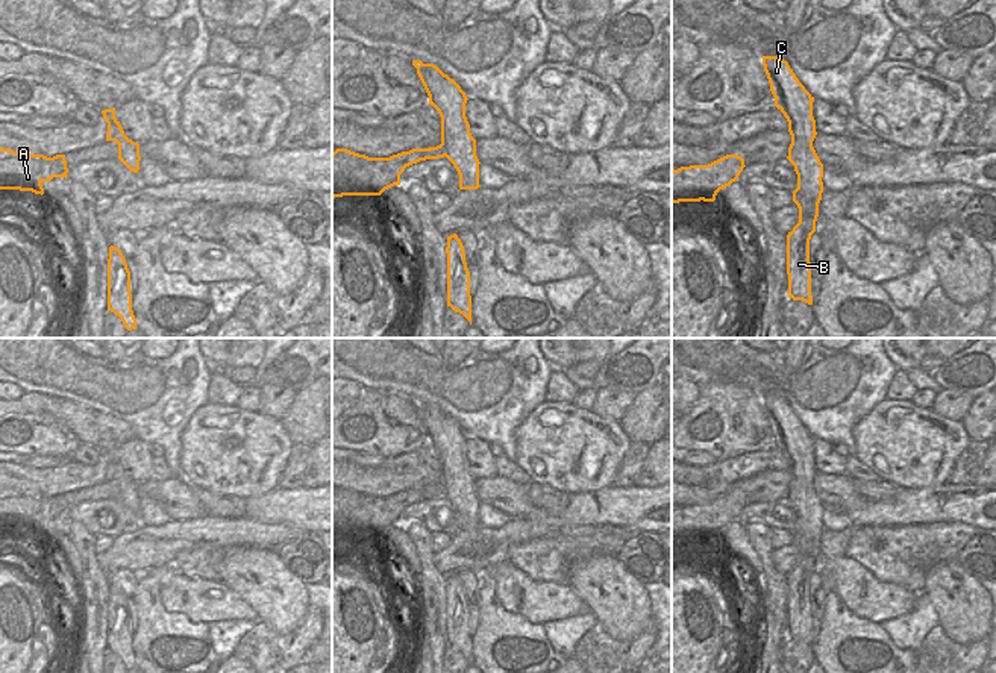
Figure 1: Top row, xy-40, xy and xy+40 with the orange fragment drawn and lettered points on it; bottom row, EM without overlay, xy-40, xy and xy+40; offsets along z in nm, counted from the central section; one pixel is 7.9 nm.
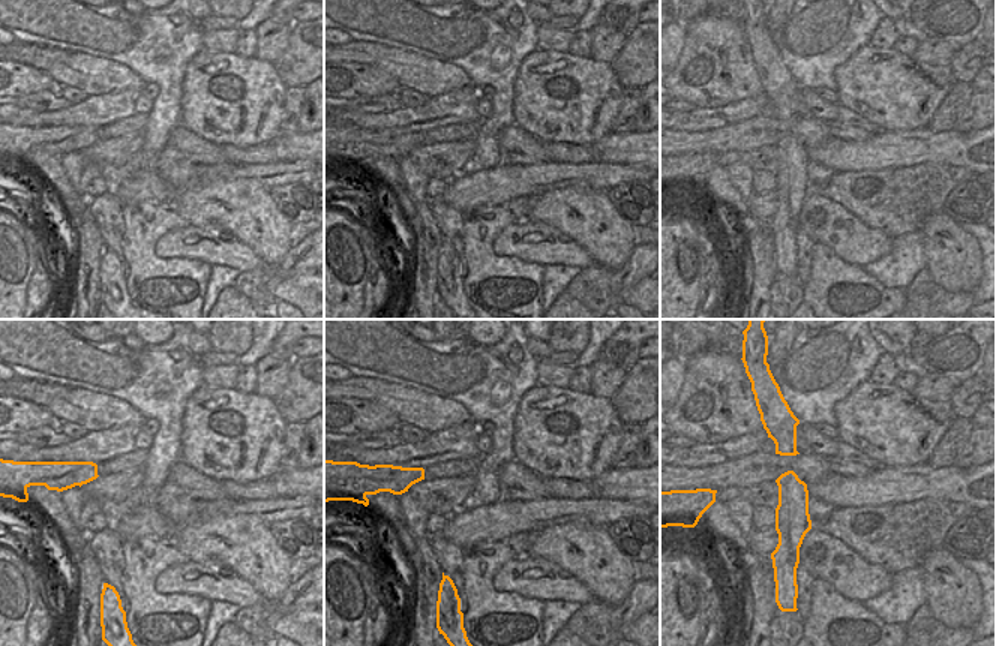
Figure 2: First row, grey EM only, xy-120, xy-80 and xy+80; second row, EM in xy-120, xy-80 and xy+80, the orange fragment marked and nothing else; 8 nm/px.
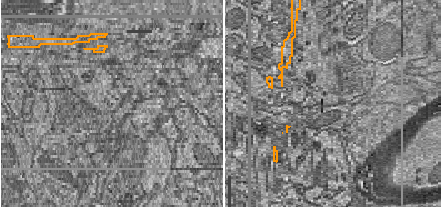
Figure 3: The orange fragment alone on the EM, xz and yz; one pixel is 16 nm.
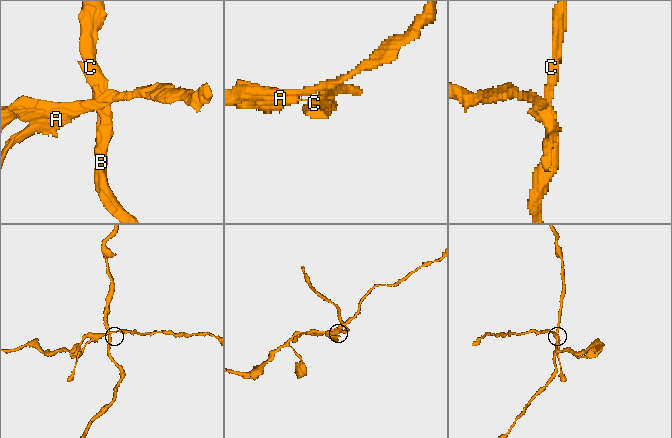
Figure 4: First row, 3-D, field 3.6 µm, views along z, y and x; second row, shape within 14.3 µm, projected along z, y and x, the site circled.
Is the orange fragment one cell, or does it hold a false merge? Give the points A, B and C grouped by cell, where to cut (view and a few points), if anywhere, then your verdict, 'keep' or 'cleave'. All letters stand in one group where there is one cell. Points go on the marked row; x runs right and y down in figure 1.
A / B C | xy (441, 141), (446, 155) | cleave

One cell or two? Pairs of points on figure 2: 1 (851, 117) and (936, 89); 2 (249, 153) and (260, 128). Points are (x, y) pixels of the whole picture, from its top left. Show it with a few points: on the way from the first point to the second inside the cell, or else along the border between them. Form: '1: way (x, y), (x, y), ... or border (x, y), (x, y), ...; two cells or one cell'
1: border (839, 102), (884, 131); two cells
2: border (269, 141), (254, 146), (219, 146); two cells

